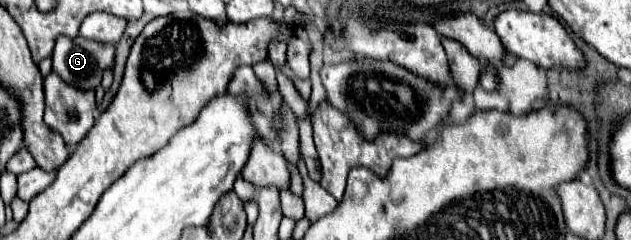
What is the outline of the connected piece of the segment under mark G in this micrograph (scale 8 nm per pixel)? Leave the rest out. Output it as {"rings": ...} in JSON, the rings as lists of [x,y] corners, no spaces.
{"rings":[[[59,38],[53,52],[53,70],[63,82],[81,88],[95,90],[101,84],[103,72],[115,68],[115,46],[95,40],[67,40]]]}

